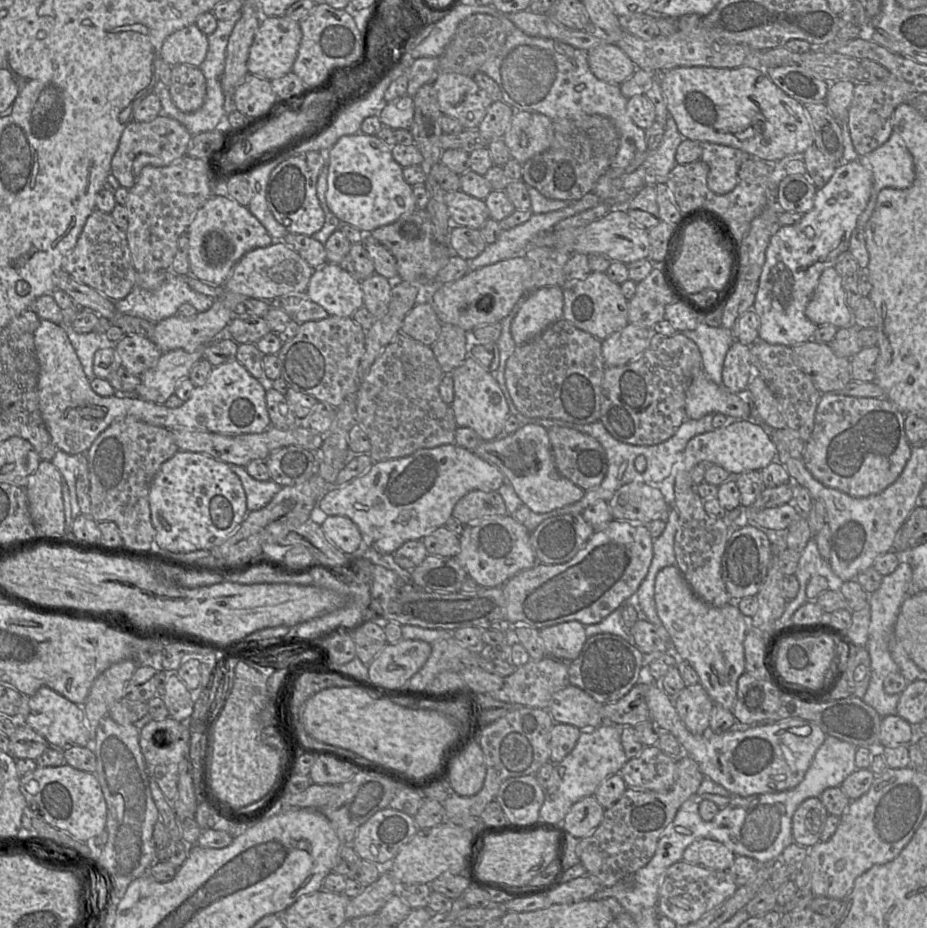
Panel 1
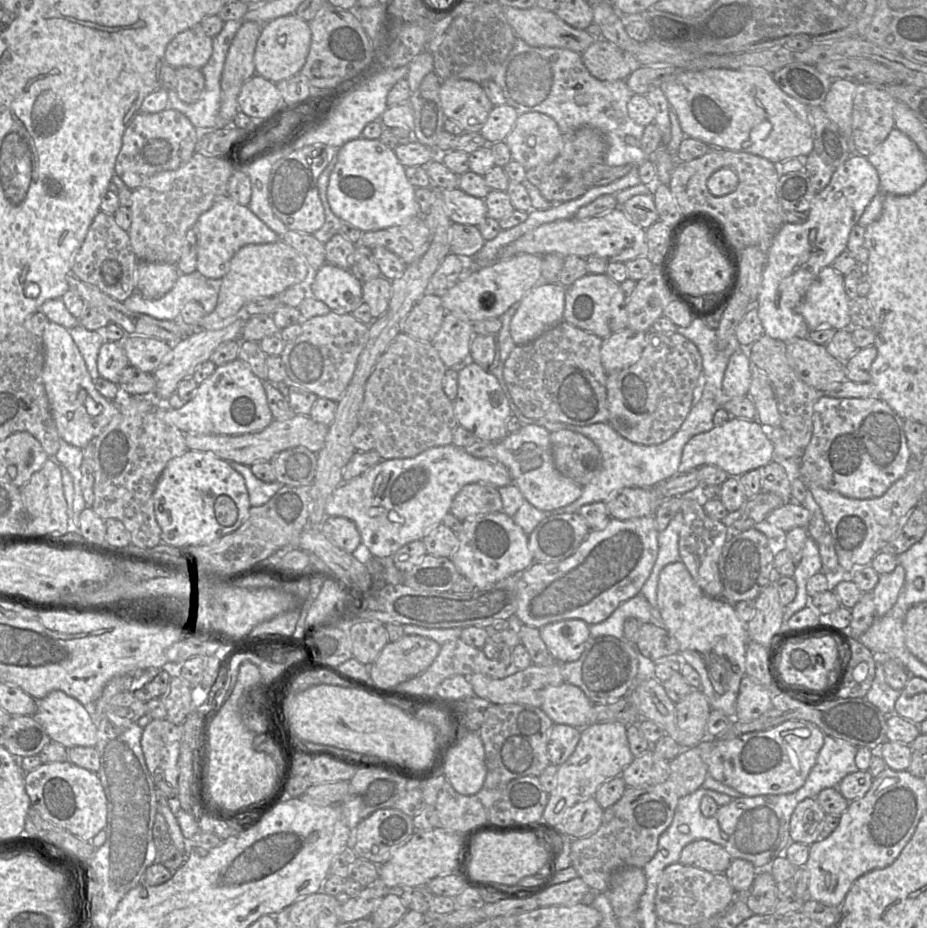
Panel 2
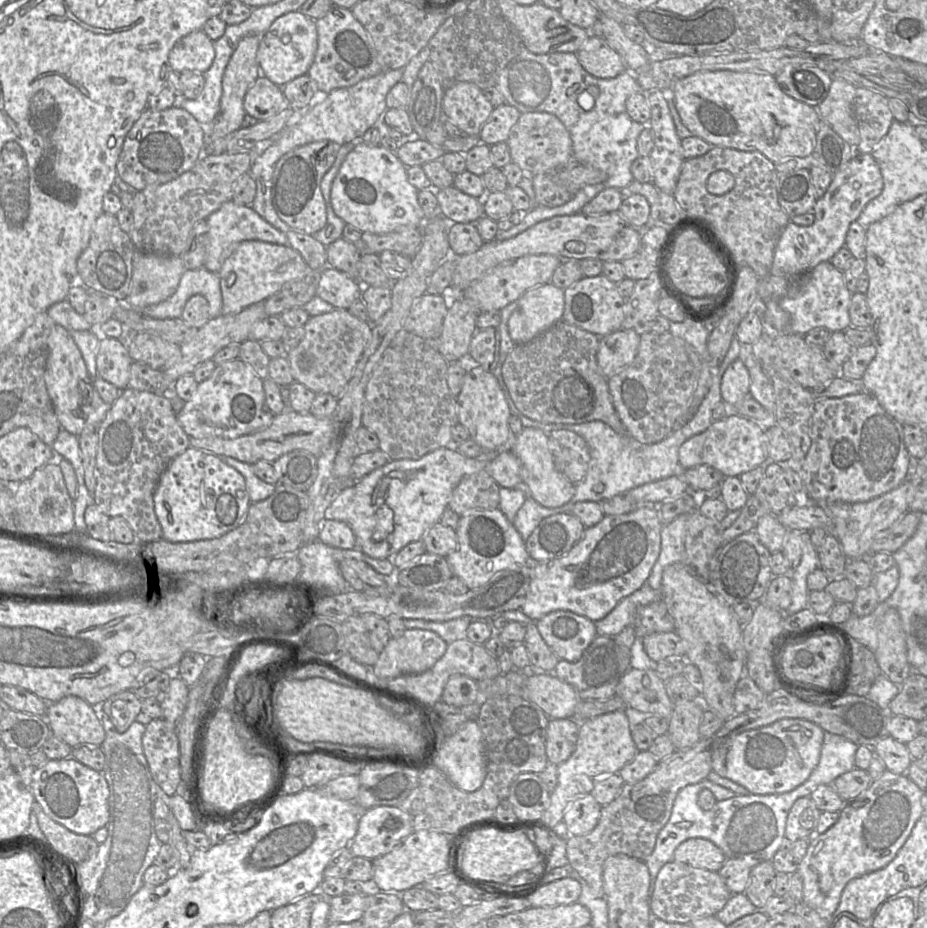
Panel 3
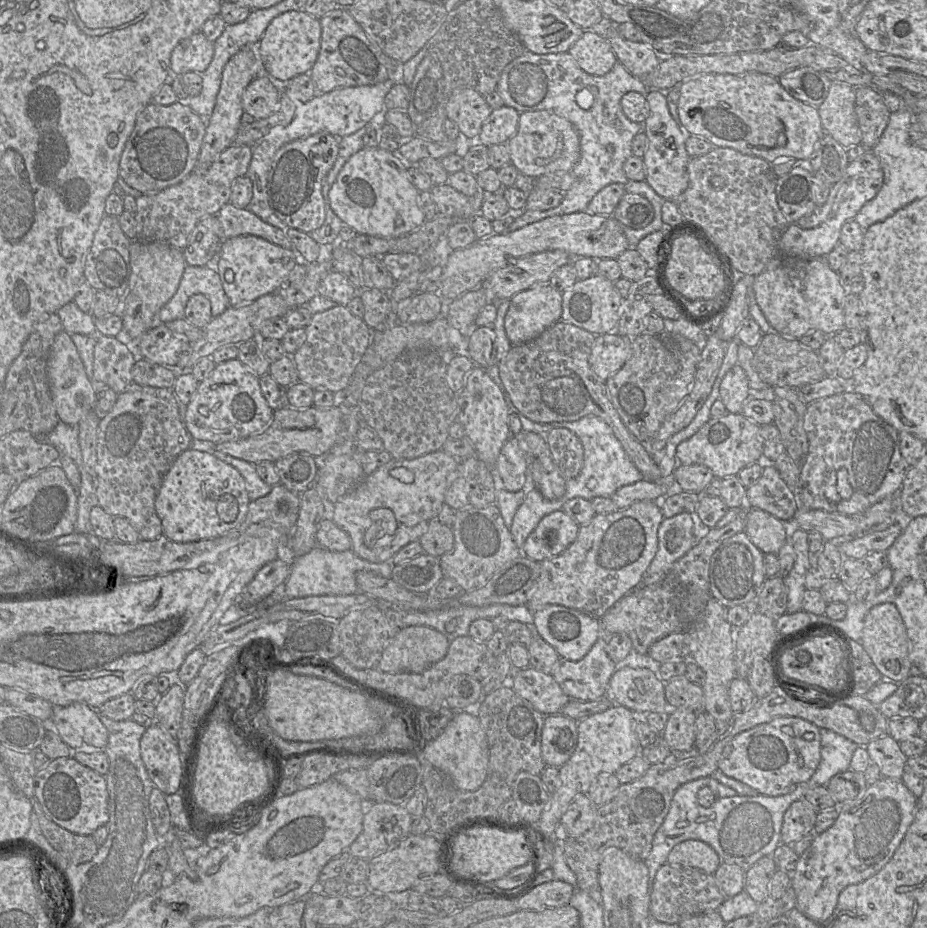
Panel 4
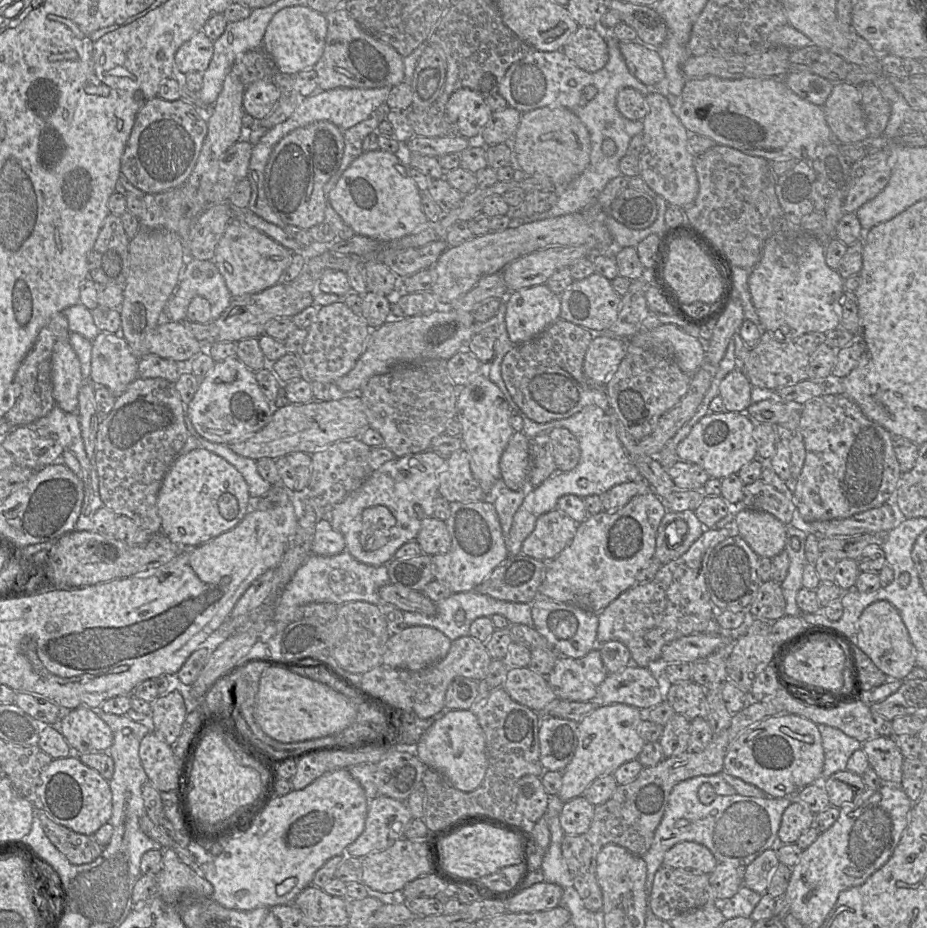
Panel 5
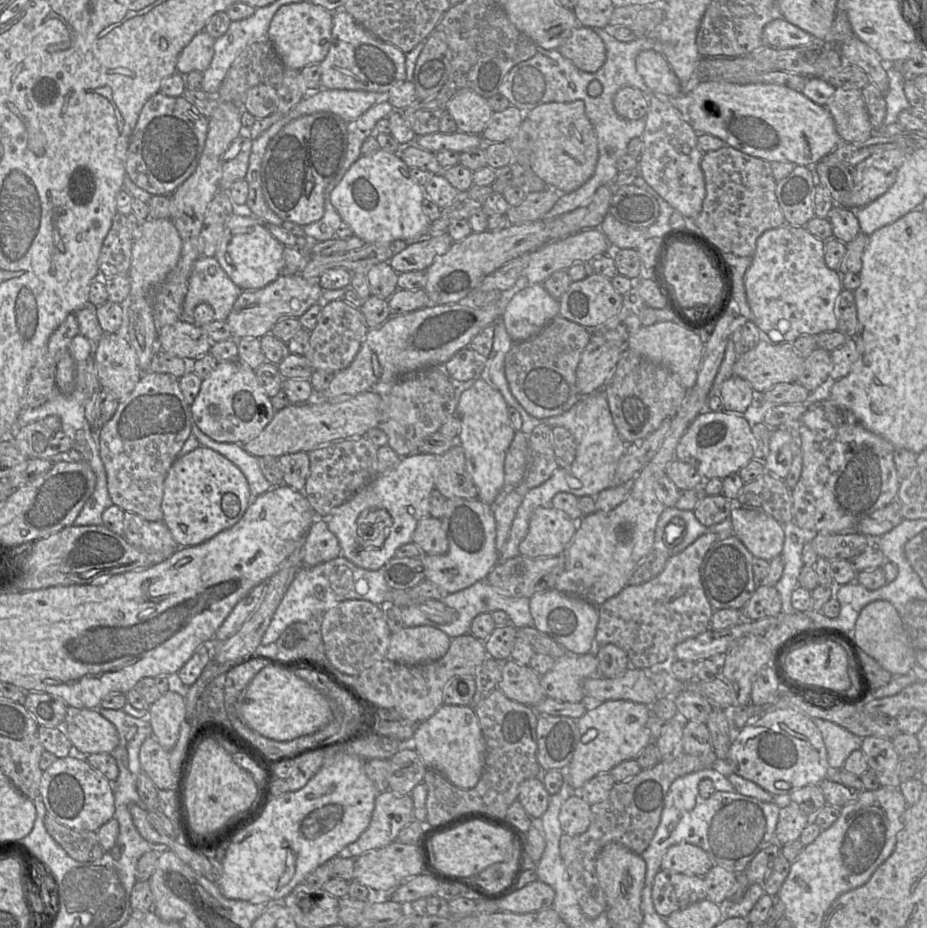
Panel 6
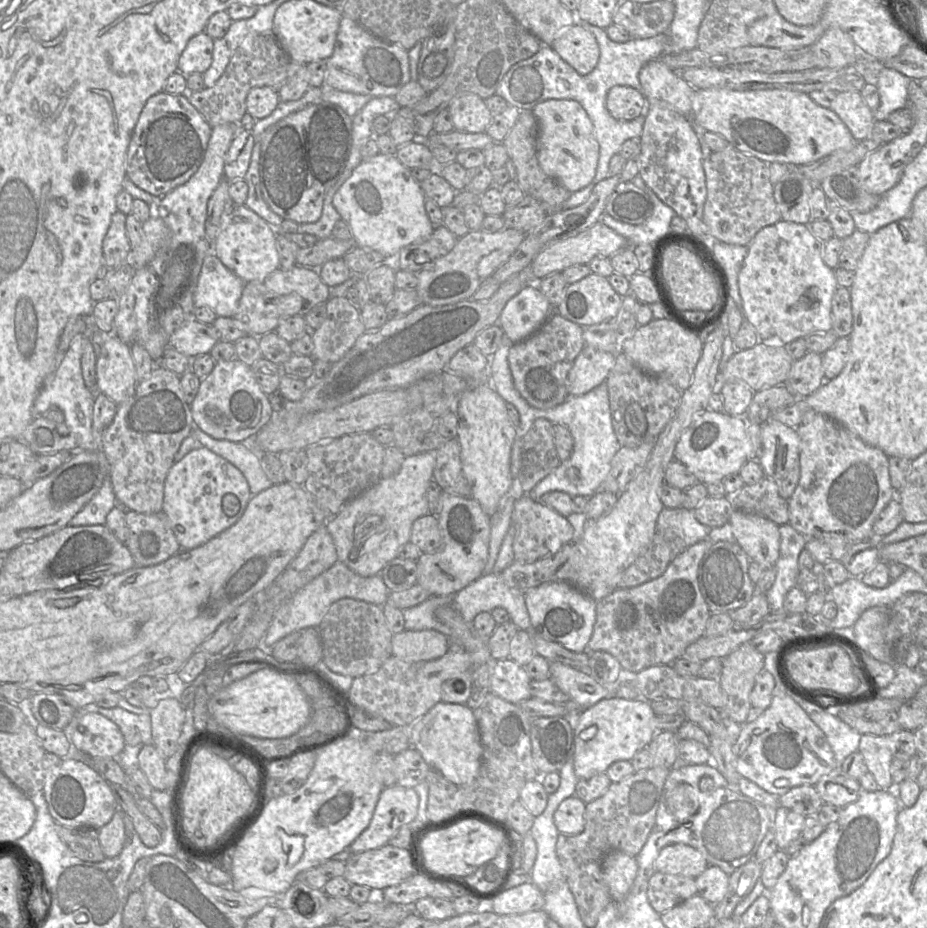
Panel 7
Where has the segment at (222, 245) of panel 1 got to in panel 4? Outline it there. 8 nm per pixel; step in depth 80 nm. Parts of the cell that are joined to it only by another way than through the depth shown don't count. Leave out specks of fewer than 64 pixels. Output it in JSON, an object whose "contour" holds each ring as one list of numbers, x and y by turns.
{"contour":[[229,202,220,209,217,218,222,226,223,242,237,236,253,235,294,250,293,243,281,229,264,222,247,208,238,208]]}

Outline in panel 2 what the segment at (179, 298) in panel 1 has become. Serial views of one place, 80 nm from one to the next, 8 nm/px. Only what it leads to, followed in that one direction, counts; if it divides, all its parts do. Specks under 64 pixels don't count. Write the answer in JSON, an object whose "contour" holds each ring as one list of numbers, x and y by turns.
{"contour":[[197,270,190,274,181,274,177,278,174,286,164,296,159,299,146,299,139,292,135,291,123,301,124,306,136,313,146,314,158,320,178,320,184,305,189,301,199,302,206,314,211,313,218,300,218,294,222,279,210,279,203,276]]}

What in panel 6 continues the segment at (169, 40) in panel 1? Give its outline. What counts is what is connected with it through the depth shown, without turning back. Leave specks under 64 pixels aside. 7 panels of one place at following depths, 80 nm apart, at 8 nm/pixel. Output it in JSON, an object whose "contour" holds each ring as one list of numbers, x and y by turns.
{"contour":[[204,30,196,34,179,54,177,73,185,76,191,71,205,71,214,54,214,40]]}

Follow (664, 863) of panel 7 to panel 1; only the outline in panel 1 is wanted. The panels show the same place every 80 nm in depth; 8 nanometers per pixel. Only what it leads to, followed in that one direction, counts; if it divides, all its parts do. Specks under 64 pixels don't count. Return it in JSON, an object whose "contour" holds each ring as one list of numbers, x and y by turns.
{"contour":[[709,838,696,839,683,853,683,860,689,864,716,871,727,871,734,858,723,843]]}

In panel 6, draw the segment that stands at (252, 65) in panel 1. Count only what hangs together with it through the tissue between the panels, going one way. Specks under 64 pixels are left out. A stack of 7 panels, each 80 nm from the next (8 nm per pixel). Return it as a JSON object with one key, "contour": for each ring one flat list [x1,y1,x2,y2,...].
{"contour":[[310,1,291,3,278,9,270,22,268,38,285,69,301,70,324,60,330,47,332,15,330,11]]}

